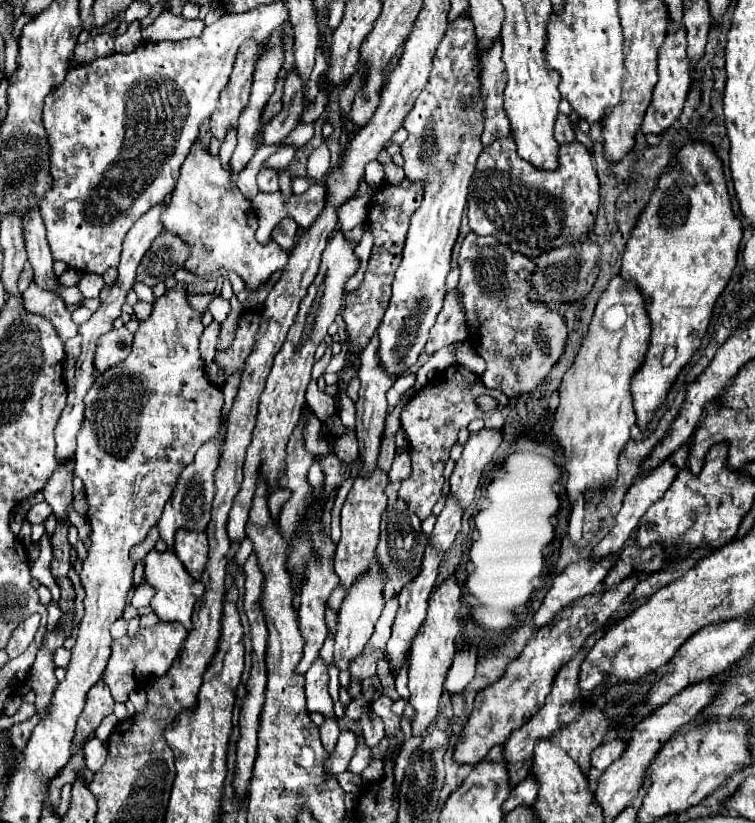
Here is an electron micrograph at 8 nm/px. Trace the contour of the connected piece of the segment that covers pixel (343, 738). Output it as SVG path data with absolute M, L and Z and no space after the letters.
M341 731L339 735L339 741L337 741L337 747L335 751L331 753L331 757L325 761L325 767L329 769L331 775L337 775L337 773L343 773L353 757L357 749L357 737L353 731Z

